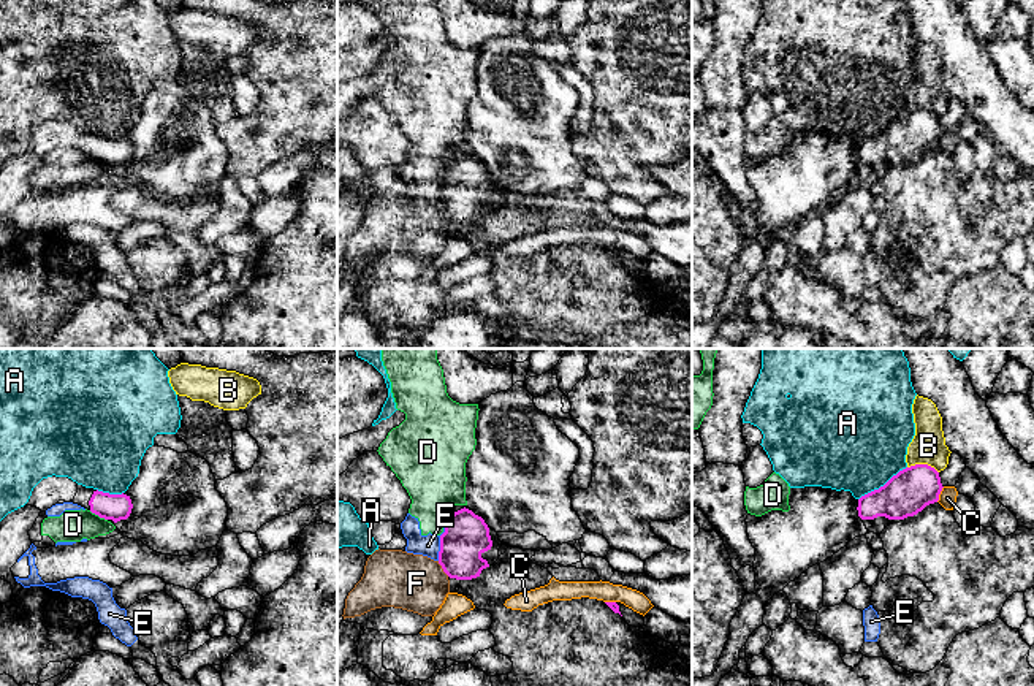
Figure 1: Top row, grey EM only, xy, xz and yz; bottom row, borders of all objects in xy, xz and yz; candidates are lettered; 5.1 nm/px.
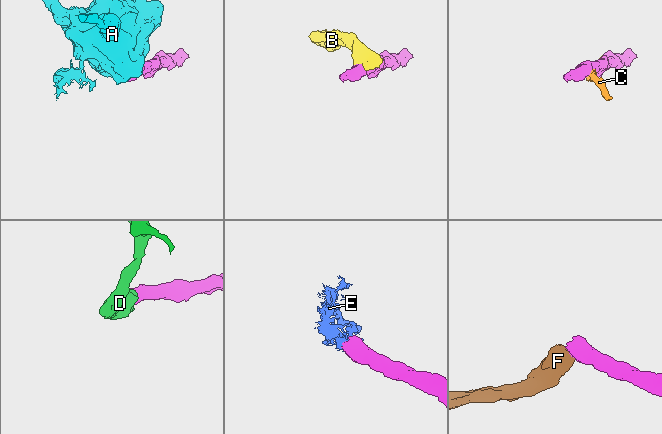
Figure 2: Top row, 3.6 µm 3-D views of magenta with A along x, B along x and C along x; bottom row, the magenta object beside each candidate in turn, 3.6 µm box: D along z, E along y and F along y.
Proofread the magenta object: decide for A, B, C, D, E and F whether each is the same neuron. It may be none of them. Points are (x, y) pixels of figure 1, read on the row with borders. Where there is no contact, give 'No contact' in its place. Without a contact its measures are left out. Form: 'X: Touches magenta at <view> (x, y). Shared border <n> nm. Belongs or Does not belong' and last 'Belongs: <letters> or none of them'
A: Touches magenta at yz (884, 485). Shared border 300 nm. Does not belong
B: Touches magenta at yz (923, 464). Shared border 160 nm. Does not belong
C: Touches magenta at yz (939, 493). Shared border 90 nm. Does not belong
D: Touches magenta at xy (98, 515). Shared border 110 nm. Does not belong
E: Touches magenta at xz (440, 544). Shared border 170 nm. Does not belong
F: Touches magenta at xz (442, 567). Shared border 100 nm. Does not belong
Belongs: none of them

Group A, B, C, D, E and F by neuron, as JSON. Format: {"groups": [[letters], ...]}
{"groups": [["A"], ["B"], ["C"], ["D", "F"], ["E"]]}

